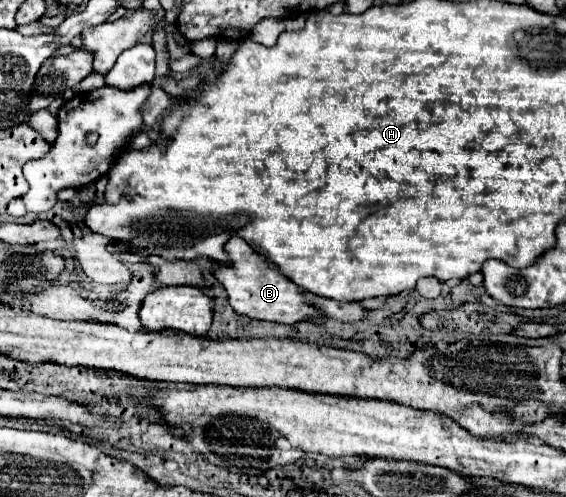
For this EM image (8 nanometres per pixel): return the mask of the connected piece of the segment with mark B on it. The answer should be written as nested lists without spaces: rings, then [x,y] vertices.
[[[232,235],[224,243],[224,251],[230,257],[228,265],[216,263],[216,269],[212,275],[222,283],[222,287],[228,291],[230,305],[236,313],[254,317],[254,319],[264,319],[264,321],[278,321],[278,323],[298,323],[306,317],[316,317],[314,305],[308,303],[304,293],[300,291],[298,285],[294,285],[290,279],[286,279],[274,265],[268,263],[260,253],[256,253],[242,237]]]

